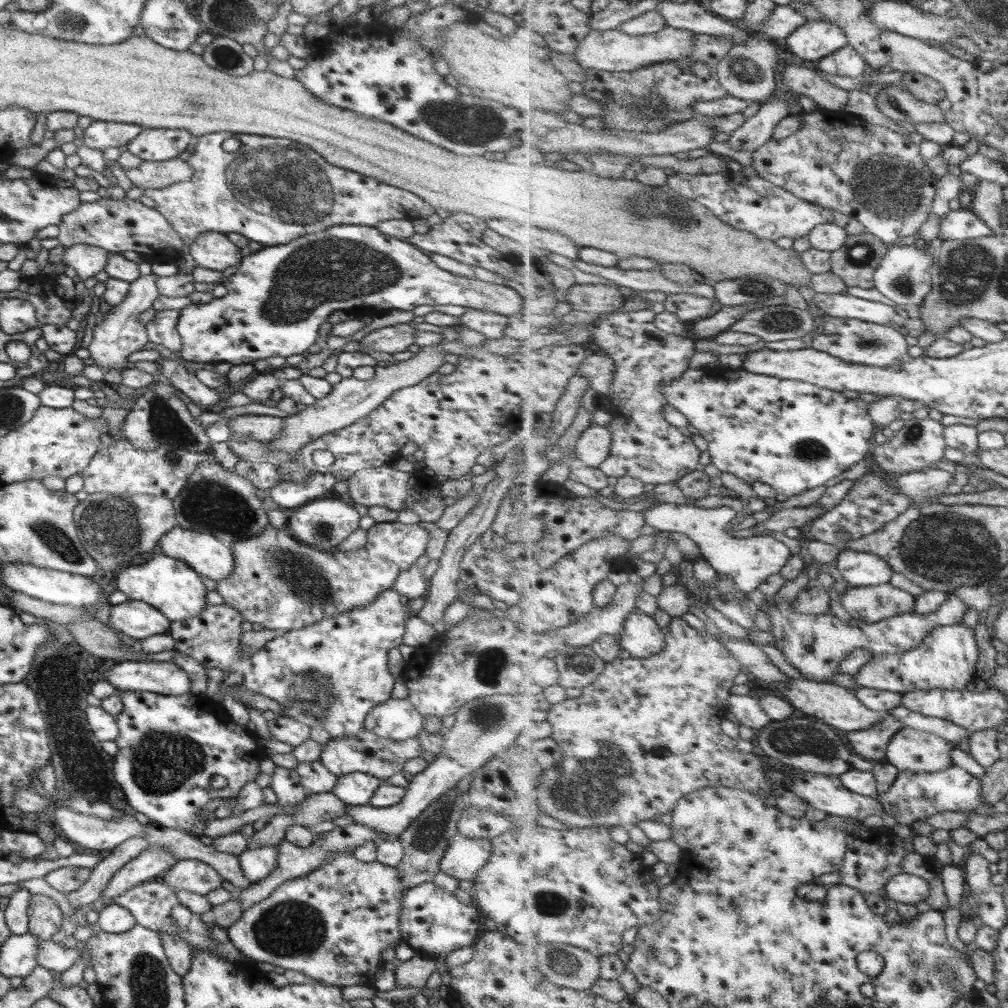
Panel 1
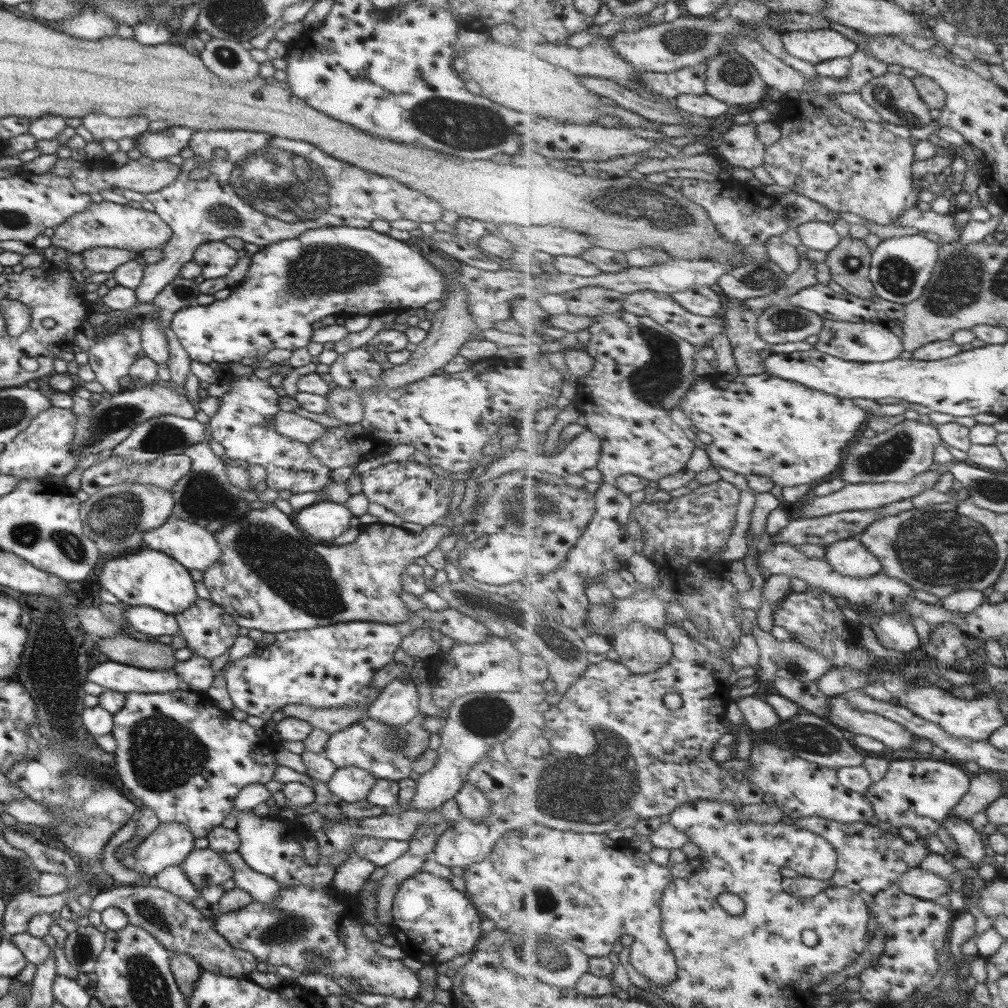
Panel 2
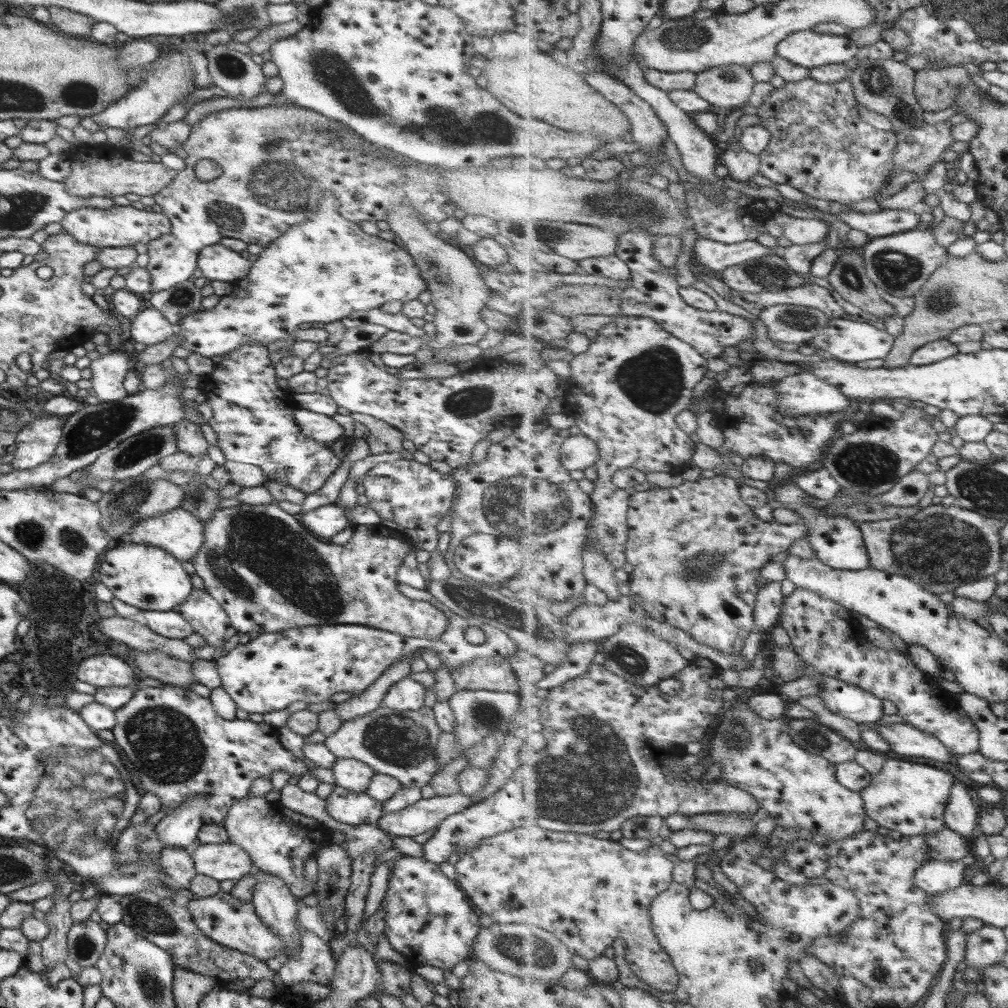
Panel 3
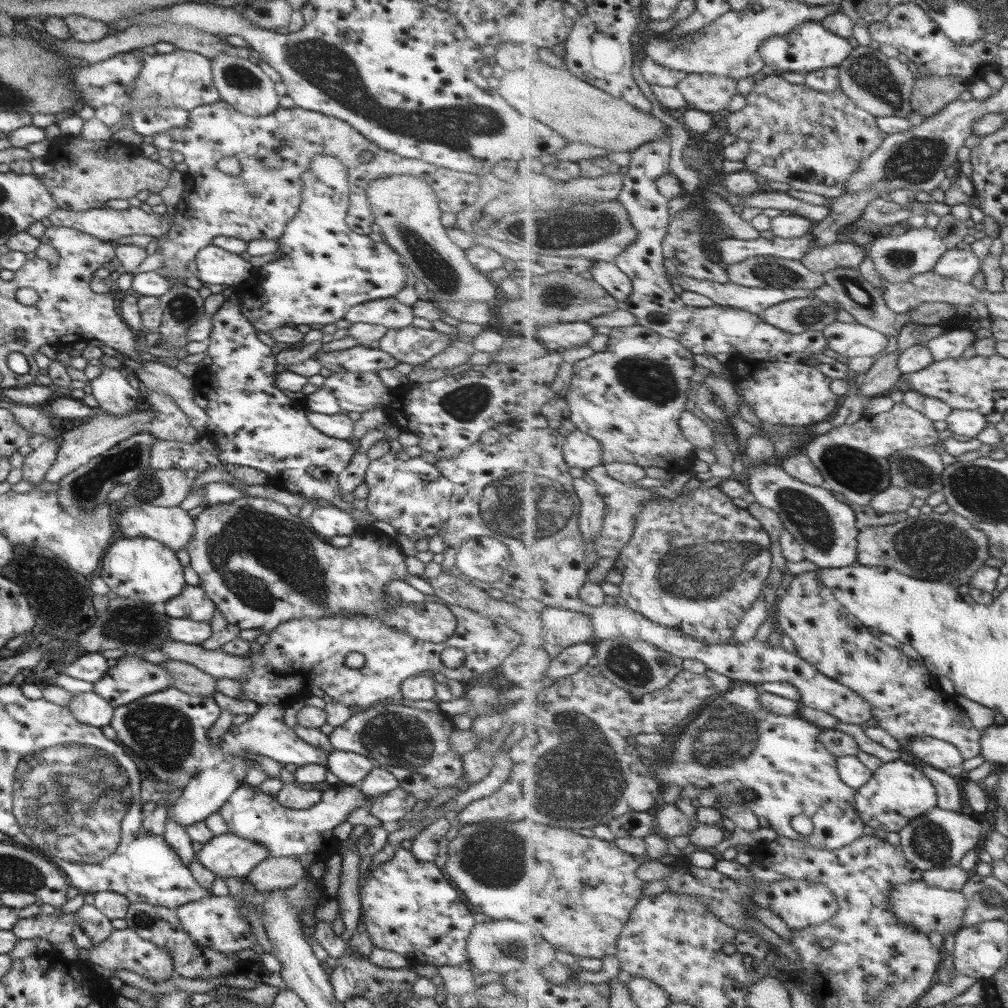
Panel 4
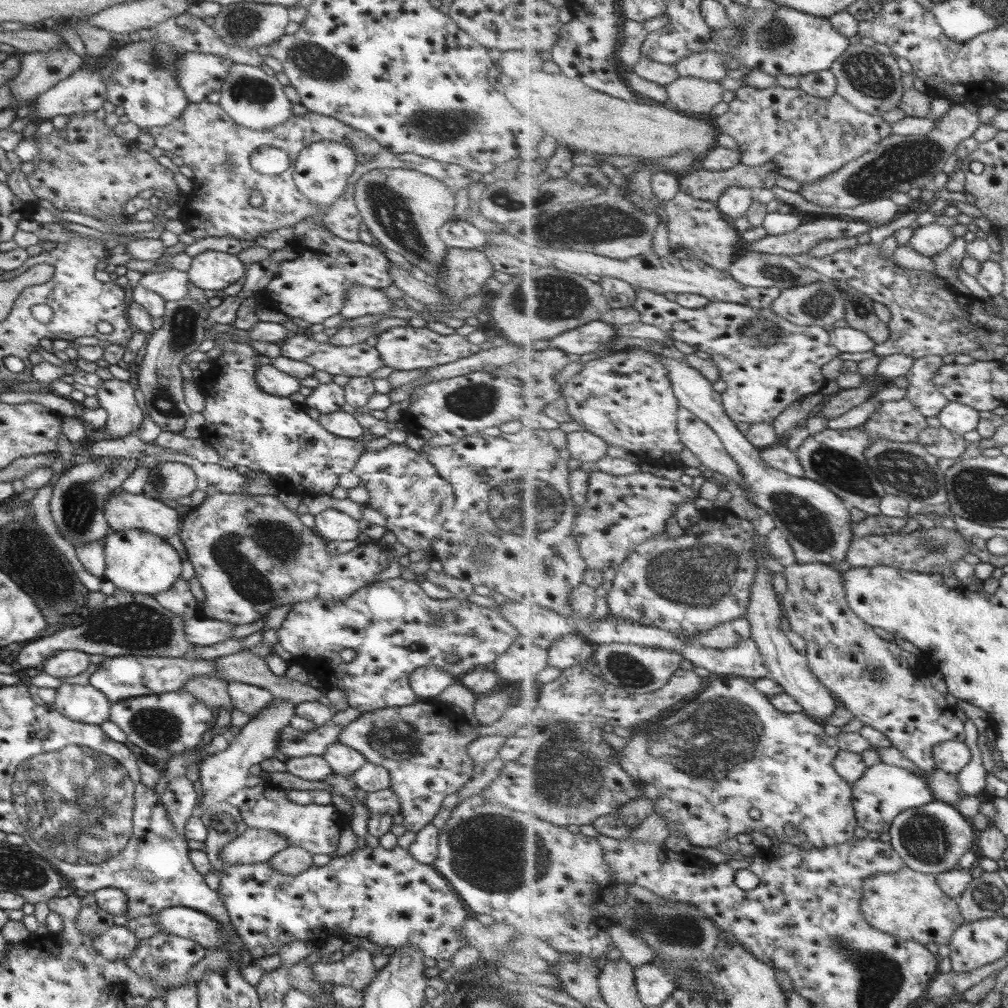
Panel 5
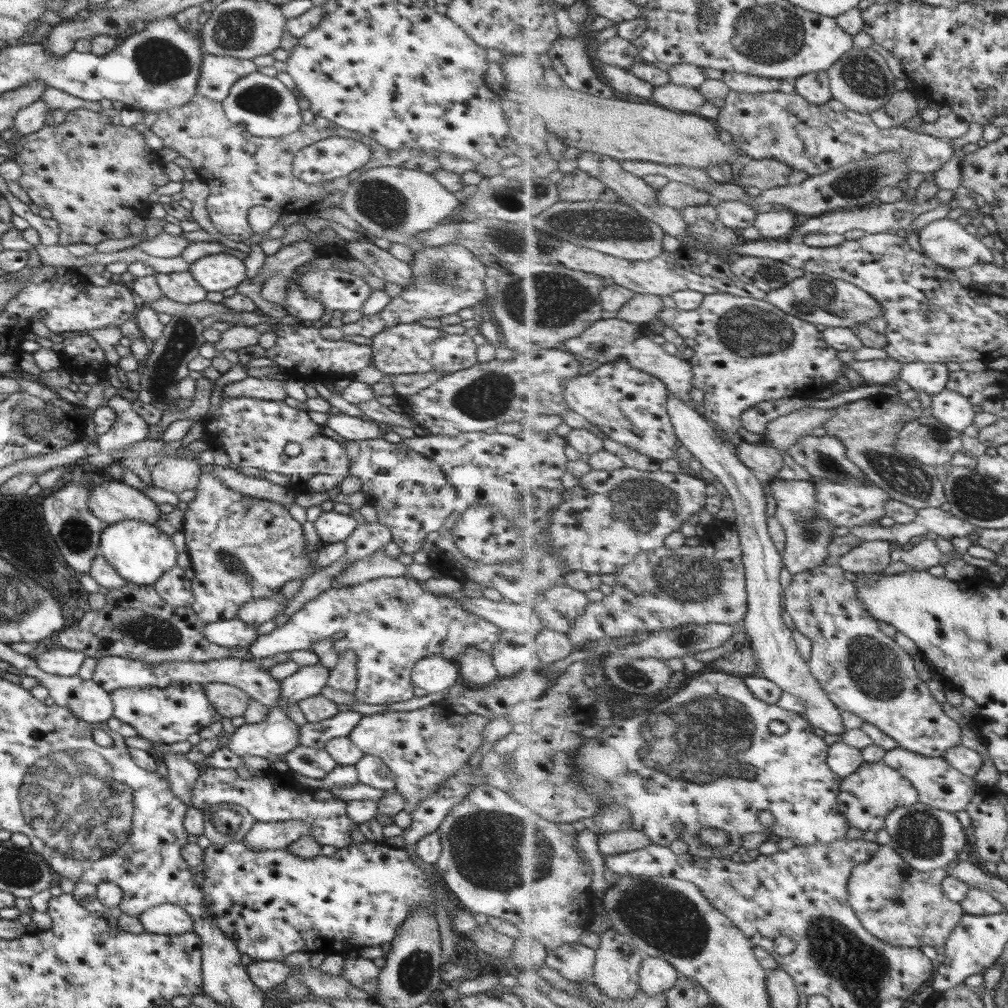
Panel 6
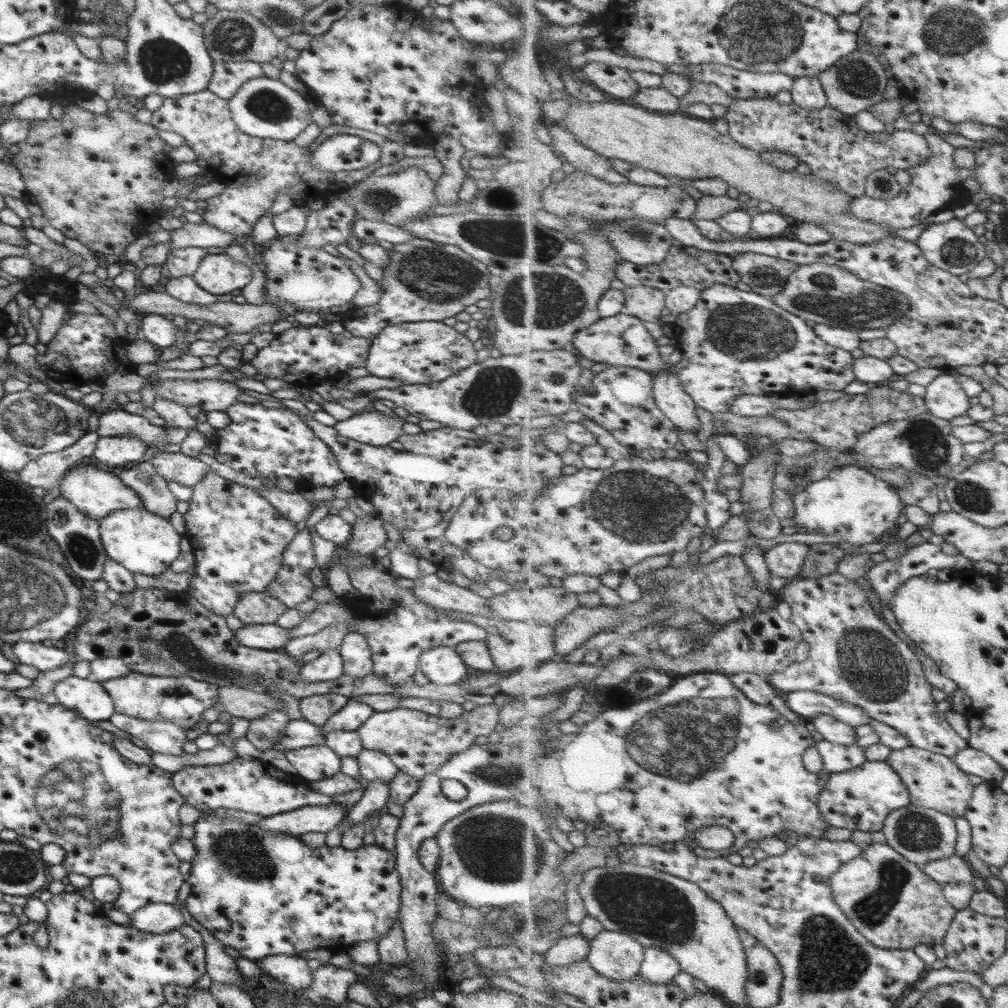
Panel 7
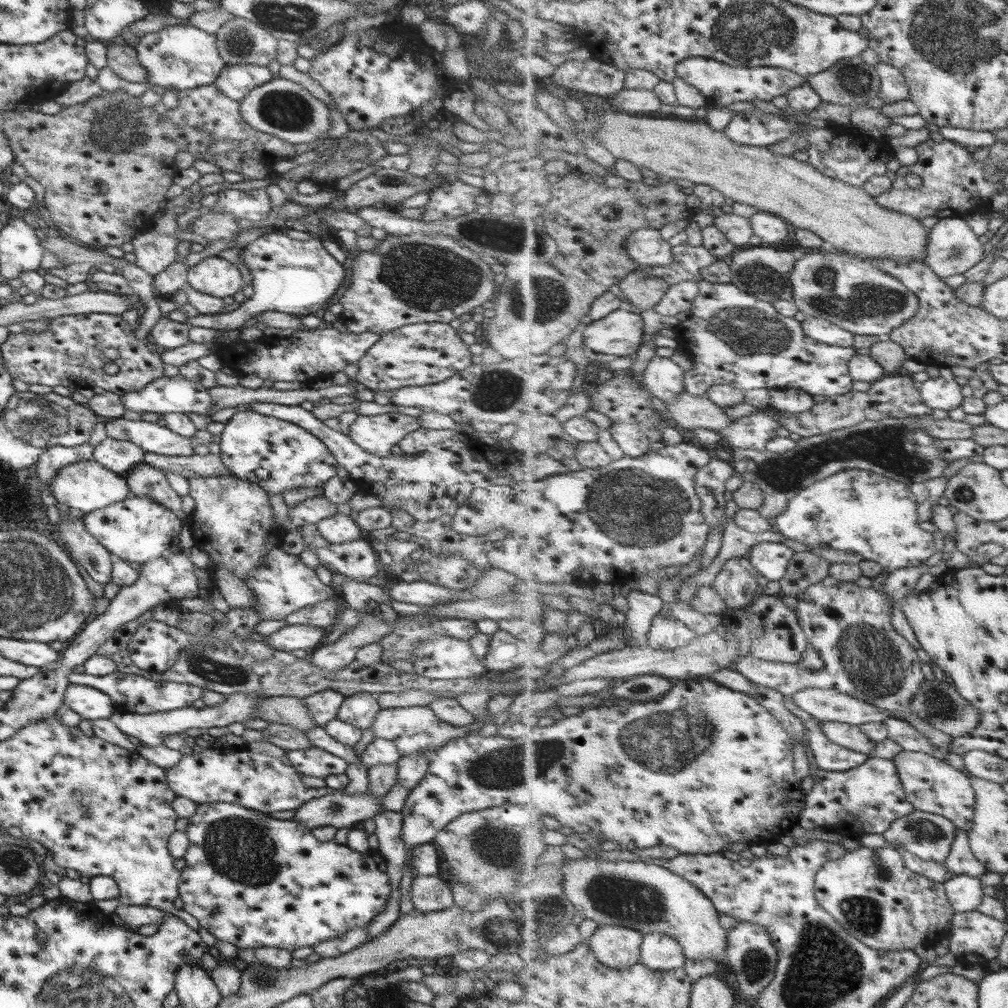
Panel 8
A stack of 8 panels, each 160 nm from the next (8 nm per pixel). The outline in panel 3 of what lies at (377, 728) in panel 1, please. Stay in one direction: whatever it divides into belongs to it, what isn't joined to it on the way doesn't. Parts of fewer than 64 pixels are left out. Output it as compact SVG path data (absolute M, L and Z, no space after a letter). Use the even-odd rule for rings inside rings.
M407 676L391 683L383 695L382 705L395 712L407 710L415 712L422 707L423 694L425 694L424 686Z

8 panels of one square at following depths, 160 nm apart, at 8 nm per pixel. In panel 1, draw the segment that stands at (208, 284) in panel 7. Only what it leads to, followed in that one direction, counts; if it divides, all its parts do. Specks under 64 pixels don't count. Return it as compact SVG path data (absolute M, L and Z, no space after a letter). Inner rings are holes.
M202 232L187 246L186 251L197 266L207 270L222 271L229 266L238 265L241 254L227 237L220 232Z

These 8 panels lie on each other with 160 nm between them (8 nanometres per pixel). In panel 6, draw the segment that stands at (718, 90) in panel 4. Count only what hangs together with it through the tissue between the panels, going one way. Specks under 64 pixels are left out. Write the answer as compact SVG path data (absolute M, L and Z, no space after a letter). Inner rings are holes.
M671 82L655 87L651 102L673 111L698 114L699 108L707 102L707 98L699 92L699 88L687 88Z

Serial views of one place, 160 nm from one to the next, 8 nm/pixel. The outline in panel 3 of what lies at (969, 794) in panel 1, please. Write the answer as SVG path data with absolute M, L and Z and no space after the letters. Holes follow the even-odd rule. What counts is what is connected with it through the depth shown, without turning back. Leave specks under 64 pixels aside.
M887 758L883 770L862 790L867 816L878 826L896 830L902 837L940 832L946 827L945 808L956 783L948 771L906 759Z

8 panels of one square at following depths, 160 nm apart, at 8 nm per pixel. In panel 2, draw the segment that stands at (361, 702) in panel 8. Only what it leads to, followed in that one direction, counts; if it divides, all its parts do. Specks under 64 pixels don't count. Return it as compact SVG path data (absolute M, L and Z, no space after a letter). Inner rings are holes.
M185 687L159 694L127 693L124 705L112 715L110 733L117 742L115 774L119 782L141 800L142 807L155 813L160 823L184 824L193 838L205 838L233 810L233 798L243 786L264 785L272 779L273 770L279 765L273 756L275 743L264 727L254 729L244 720L233 719L204 695Z

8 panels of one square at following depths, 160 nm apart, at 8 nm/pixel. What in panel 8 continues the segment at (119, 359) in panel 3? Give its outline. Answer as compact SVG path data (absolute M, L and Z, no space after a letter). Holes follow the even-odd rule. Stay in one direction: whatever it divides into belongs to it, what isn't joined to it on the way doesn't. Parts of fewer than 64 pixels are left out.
M106 437L94 446L92 459L118 475L120 472L131 472L142 464L145 453L135 443Z

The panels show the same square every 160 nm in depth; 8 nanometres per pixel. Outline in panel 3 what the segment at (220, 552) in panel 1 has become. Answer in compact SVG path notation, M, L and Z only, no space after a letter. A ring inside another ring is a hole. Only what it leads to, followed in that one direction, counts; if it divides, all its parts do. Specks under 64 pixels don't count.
M177 507L159 516L152 516L149 519L139 521L139 523L129 531L129 534L126 534L125 540L129 543L159 548L167 552L179 563L185 561L191 562L191 559L199 553L199 549L201 549L201 545L203 545L202 529L202 522L199 521L196 516Z

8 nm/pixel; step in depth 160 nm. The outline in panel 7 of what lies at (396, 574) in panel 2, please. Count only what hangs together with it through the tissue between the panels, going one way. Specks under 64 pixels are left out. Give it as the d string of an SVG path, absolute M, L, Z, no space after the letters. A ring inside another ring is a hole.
M211 470L192 486L187 511L182 514L185 519L184 537L191 546L194 557L195 573L189 580L186 594L203 606L208 612L225 617L233 613L239 597L245 593L264 592L267 585L275 579L281 567L281 555L291 540L296 536L295 523L285 520L259 493L219 477Z

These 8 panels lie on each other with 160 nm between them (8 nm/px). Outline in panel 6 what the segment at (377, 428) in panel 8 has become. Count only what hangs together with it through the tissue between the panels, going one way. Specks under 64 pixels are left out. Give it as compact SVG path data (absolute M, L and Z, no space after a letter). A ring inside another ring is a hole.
M345 413L329 415L323 426L325 428L331 428L331 430L337 432L341 438L345 438L345 440L349 441L376 439L383 436L384 433L384 427L382 425L368 418L363 420Z

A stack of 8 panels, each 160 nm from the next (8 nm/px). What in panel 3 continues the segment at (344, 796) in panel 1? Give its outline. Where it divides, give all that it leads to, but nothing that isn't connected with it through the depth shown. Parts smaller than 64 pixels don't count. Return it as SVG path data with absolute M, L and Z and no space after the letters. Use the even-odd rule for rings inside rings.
M338 758L330 766L333 775L334 786L343 790L364 793L368 787L374 772L366 764L351 758Z

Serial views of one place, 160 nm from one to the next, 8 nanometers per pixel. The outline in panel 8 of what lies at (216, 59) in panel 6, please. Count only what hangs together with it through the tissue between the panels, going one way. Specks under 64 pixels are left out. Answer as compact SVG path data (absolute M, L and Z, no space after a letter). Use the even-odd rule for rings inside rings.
M251 64L225 65L216 78L215 86L223 96L241 102L253 88L272 80L266 67Z

